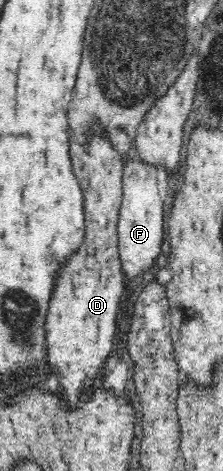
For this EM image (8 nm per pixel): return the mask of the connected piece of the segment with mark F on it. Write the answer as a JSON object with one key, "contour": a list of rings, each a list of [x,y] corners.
{"contour":[[[139,156],[124,160],[122,173],[122,203],[118,214],[119,250],[121,267],[127,282],[149,271],[161,252],[163,240],[163,210],[159,196],[159,176],[153,163]]]}

